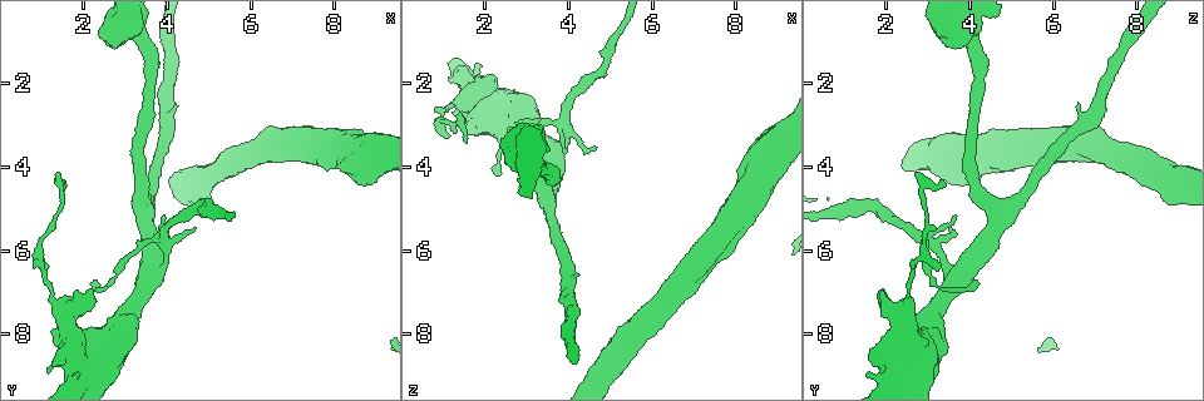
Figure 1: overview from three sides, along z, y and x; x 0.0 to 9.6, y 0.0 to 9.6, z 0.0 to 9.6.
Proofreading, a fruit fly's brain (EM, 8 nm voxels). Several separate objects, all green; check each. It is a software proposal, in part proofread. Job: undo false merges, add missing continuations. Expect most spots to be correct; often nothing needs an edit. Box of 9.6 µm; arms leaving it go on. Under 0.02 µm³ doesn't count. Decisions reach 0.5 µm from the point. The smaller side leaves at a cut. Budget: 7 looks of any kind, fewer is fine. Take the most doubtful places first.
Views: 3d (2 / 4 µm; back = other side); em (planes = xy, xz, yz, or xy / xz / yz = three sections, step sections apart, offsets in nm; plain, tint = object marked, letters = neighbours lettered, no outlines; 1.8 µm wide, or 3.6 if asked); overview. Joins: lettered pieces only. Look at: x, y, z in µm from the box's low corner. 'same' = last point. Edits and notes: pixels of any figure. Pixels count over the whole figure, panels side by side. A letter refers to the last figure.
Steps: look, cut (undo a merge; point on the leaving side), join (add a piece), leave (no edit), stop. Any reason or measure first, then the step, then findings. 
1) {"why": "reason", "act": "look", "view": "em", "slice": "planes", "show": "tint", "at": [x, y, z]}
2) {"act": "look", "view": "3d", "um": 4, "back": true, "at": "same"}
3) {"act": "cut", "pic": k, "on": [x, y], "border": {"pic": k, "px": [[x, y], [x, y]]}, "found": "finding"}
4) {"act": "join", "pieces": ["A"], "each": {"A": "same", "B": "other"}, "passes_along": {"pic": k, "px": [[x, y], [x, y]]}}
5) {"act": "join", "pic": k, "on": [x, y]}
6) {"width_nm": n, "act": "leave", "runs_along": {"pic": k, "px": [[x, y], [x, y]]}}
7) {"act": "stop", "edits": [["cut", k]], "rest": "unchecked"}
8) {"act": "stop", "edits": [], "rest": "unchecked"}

{"act": "look", "view": "3d", "um": 4, "at": [3.95, 5.80, 3.00]}

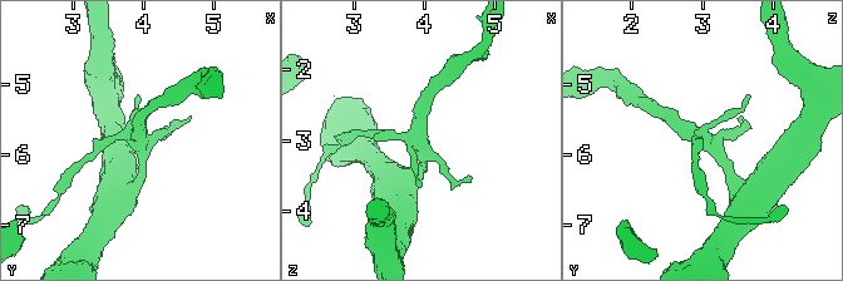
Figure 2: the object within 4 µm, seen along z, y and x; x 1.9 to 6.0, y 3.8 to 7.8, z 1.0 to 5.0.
{"act": "look", "view": "em", "slice": "xz", "step": 16, "show": "tint", "at": [3.90, 5.75, 3.00]}

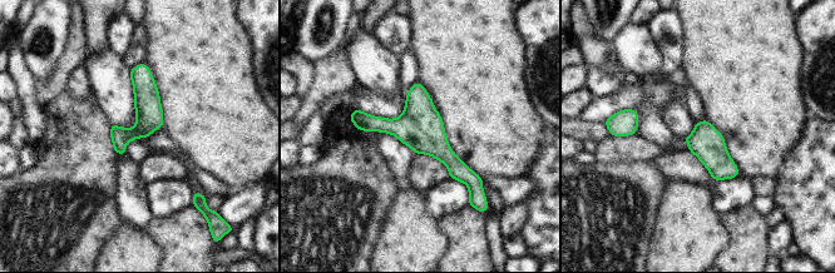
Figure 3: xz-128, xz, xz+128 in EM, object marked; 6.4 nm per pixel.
{"why": "another direction", "act": "look", "view": "em", "slice": "planes", "show": "letters", "at": "same"}

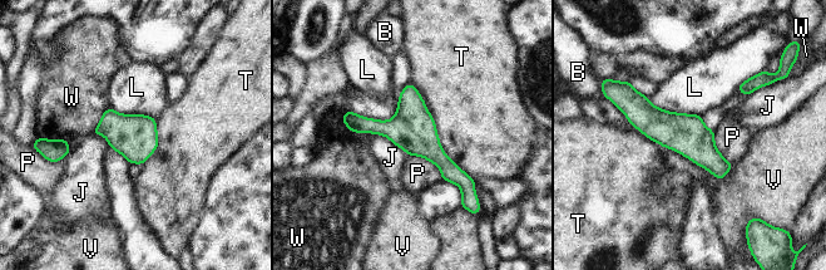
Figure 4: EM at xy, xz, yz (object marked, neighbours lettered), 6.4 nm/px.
{"width_nm": 260, "act": "leave", "each": {"B": "other", "J": "other", "L": "other", "P": "other", "T": "other", "V": "other", "W": "other"}, "runs_along": {"pic": 4, "px": [[347, 114], [410, 129], [470, 182]]}, "found": "continuous, no second neuron"}

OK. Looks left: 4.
{"why": "stops while still wide", "act": "look", "view": "3d", "um": 4, "at": [1.20, 8.90, 1.80]}

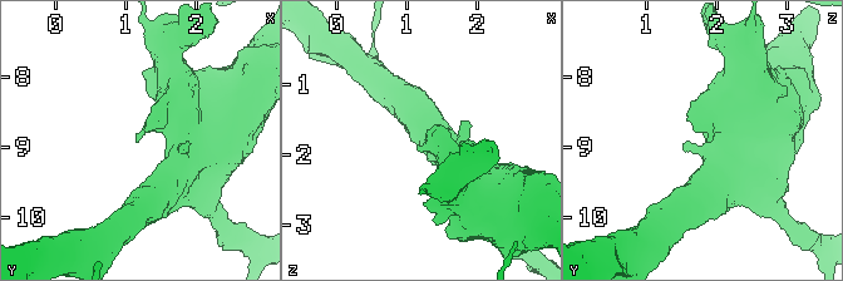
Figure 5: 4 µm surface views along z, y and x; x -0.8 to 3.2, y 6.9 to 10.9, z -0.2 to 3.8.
{"act": "look", "view": "em", "slice": "planes", "show": "plain", "at": [1.15, 8.90, 1.85]}

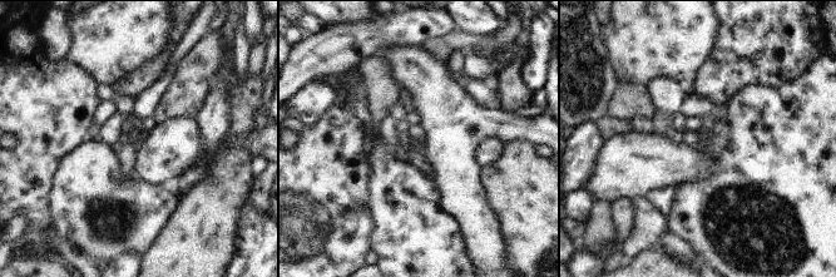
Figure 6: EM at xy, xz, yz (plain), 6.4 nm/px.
{"act": "look", "view": "em", "slice": "planes", "show": "letters", "at": "same"}

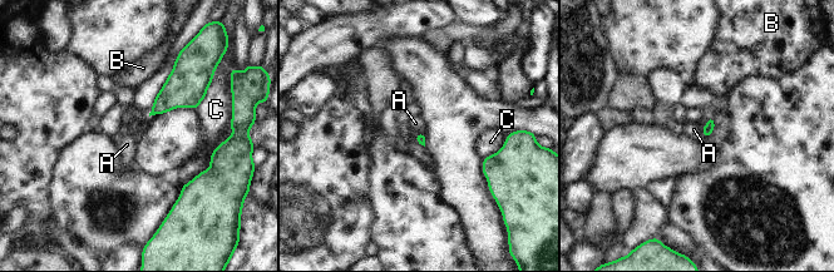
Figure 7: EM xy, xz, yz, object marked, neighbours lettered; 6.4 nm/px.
{"act": "leave", "each": {"A": "other", "B": "other", "C": "other"}, "found": "no lettered piece goes on from it"}

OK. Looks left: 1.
{"act": "stop", "edits": [], "rest": "unchecked"}

